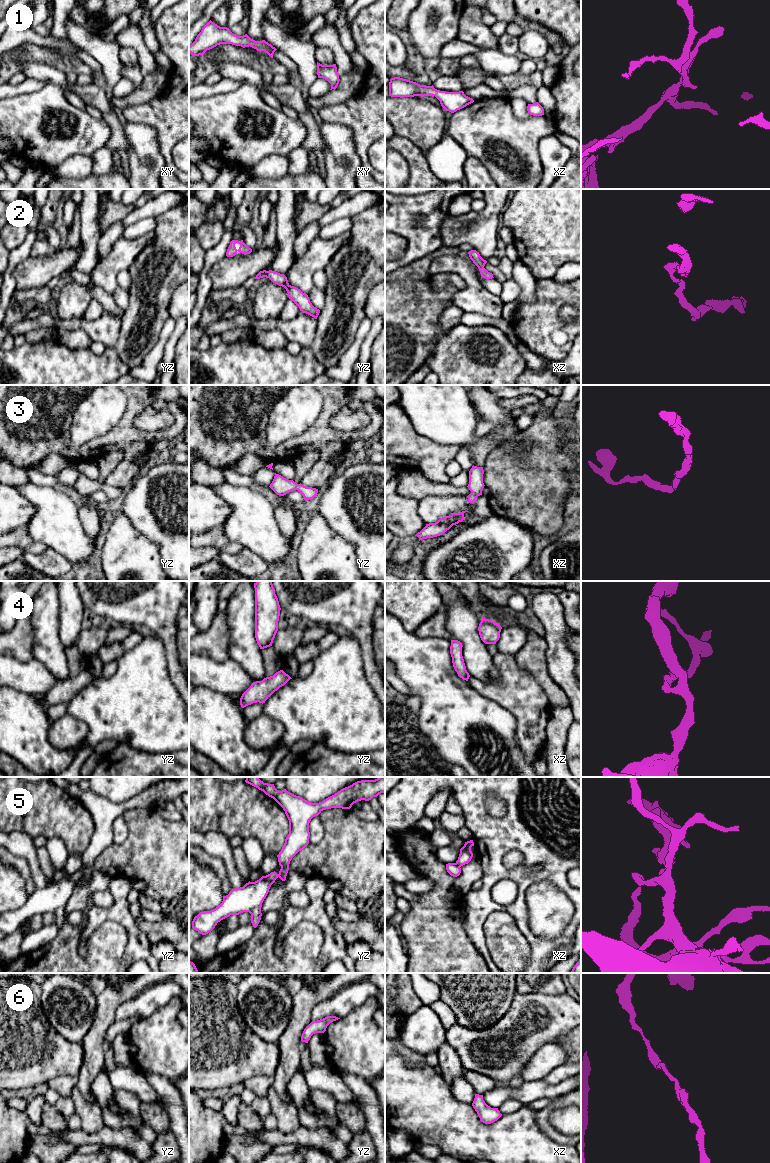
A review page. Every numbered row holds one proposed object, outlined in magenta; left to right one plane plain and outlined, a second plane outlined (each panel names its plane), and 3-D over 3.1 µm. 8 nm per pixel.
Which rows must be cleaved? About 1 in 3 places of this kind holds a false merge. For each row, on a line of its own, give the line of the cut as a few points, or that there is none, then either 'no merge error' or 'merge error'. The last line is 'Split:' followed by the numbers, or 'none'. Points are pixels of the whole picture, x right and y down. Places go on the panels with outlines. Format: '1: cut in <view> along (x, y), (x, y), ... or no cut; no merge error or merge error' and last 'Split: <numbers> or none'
1: no cut; no merge error
2: no cut; no merge error
3: no cut; no merge error
4: no cut; no merge error
5: cut in xz along (455, 863), (460, 866); merge error
6: no cut; no merge error
Split: 5

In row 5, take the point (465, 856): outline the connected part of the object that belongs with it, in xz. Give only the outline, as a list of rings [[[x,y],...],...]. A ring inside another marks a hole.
[[[473,840],[465,842],[464,846],[460,849],[460,854],[458,857],[458,860],[456,861],[456,864],[458,866],[463,866],[465,864],[468,864],[472,857],[473,853],[471,851],[471,847],[474,846]]]

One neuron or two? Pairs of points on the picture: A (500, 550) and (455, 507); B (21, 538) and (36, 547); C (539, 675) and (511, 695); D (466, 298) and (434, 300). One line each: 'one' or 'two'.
A: two
B: one
C: two
D: two

